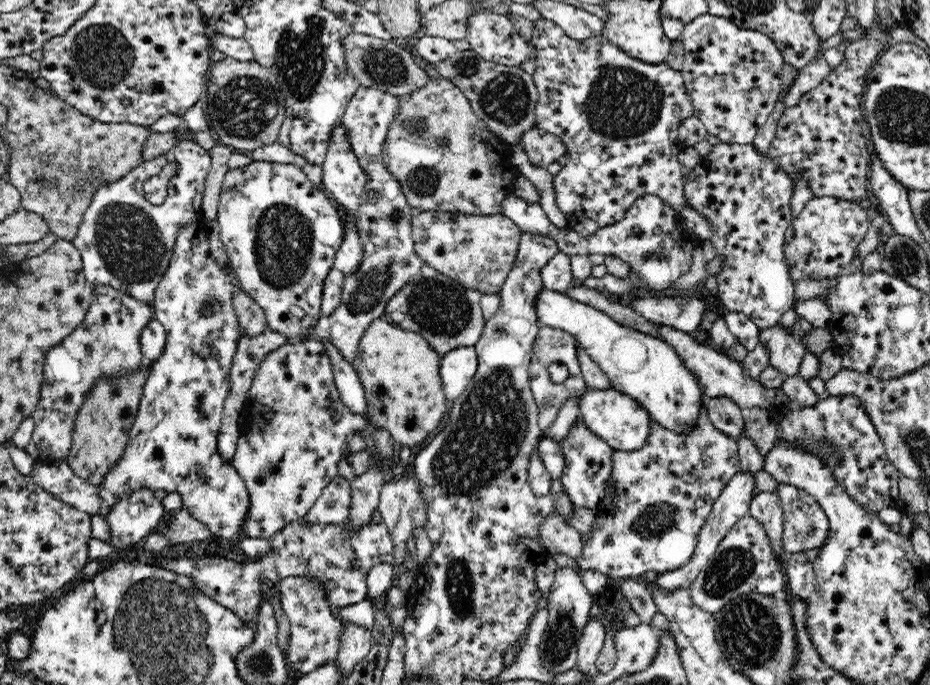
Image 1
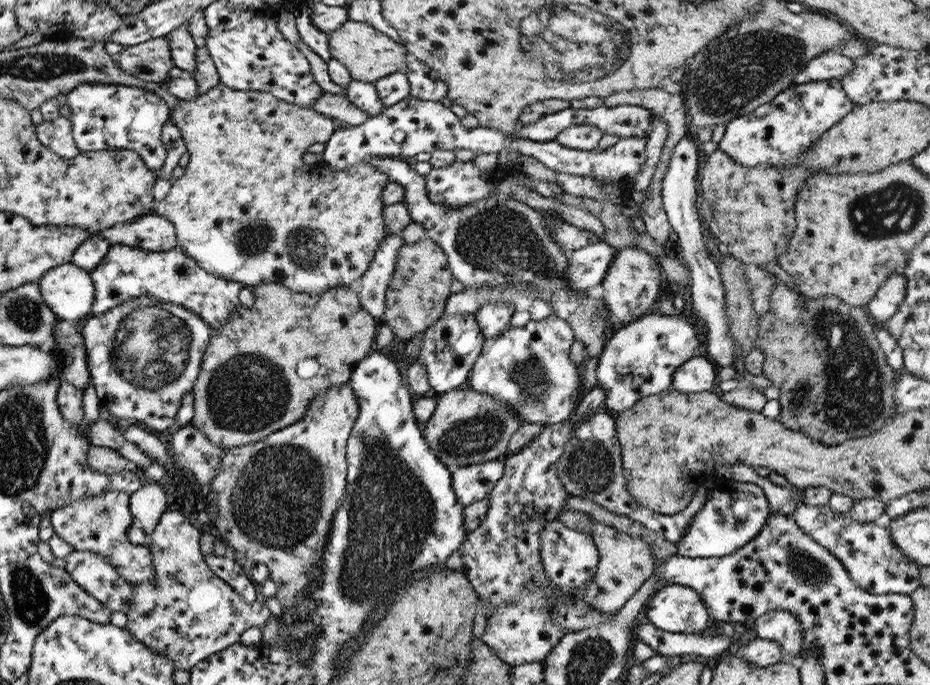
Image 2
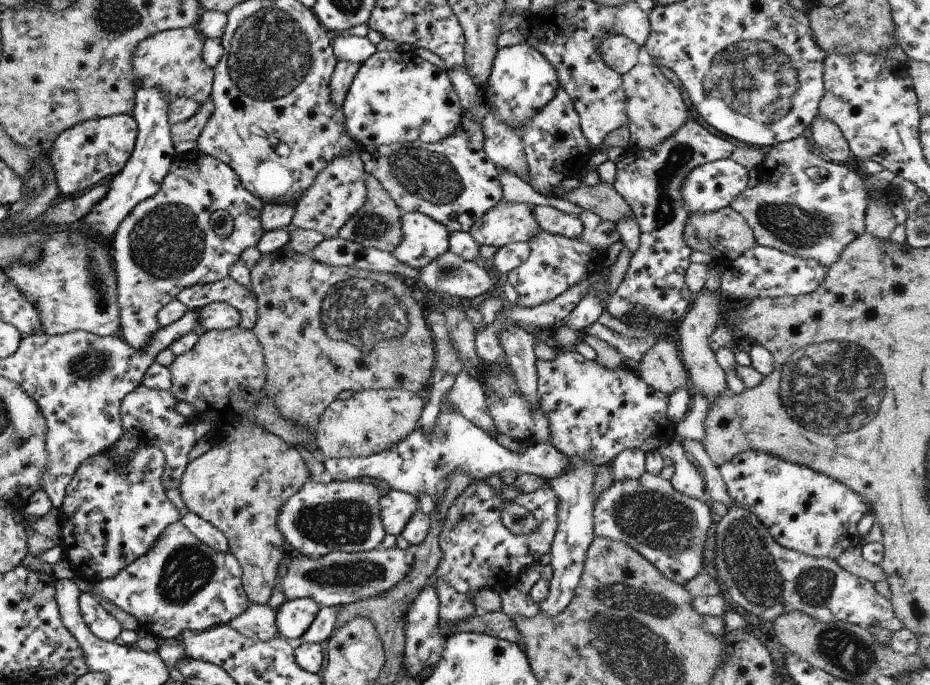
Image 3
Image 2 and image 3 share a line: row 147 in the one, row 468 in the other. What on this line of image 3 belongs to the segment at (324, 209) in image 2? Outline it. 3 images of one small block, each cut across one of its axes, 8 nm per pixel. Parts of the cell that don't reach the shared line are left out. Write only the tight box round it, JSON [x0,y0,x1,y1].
[179,416,312,605]

